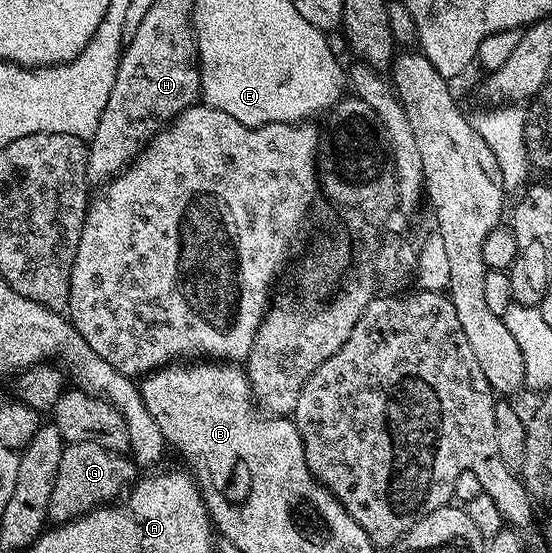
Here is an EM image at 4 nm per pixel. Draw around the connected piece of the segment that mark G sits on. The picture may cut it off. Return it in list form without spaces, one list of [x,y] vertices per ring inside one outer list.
[[[90,441],[67,444],[62,462],[58,465],[54,489],[50,493],[48,518],[56,525],[69,523],[71,519],[79,519],[97,507],[111,504],[131,488],[137,475],[137,464],[127,454],[111,451]]]

